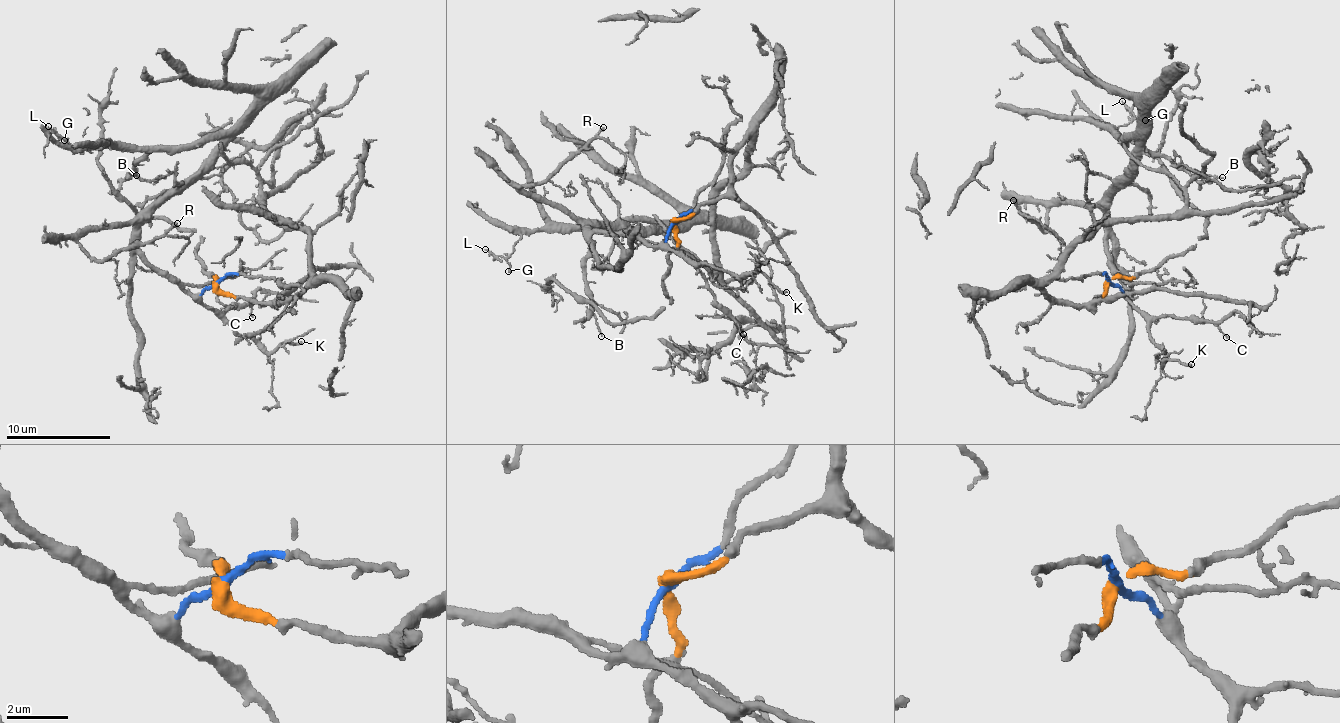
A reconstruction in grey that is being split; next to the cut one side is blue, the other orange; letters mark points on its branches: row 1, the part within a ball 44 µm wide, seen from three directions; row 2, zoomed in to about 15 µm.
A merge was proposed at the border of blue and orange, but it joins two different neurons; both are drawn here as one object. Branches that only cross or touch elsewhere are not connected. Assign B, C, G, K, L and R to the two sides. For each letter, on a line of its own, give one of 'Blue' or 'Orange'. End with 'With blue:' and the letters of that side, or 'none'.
B: Blue
C: Blue
G: Blue
K: Blue
L: Blue
R: Blue
With blue: B, C, G, K, L, R

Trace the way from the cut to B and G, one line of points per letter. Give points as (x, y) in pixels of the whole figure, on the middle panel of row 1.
B: (675, 223), (652, 246), (587, 227), (655, 225), (600, 225), (590, 236), (588, 298), (601, 335)
G: (675, 223), (652, 246), (637, 237), (587, 227), (655, 225), (652, 222), (525, 230), (506, 261), (509, 271)

